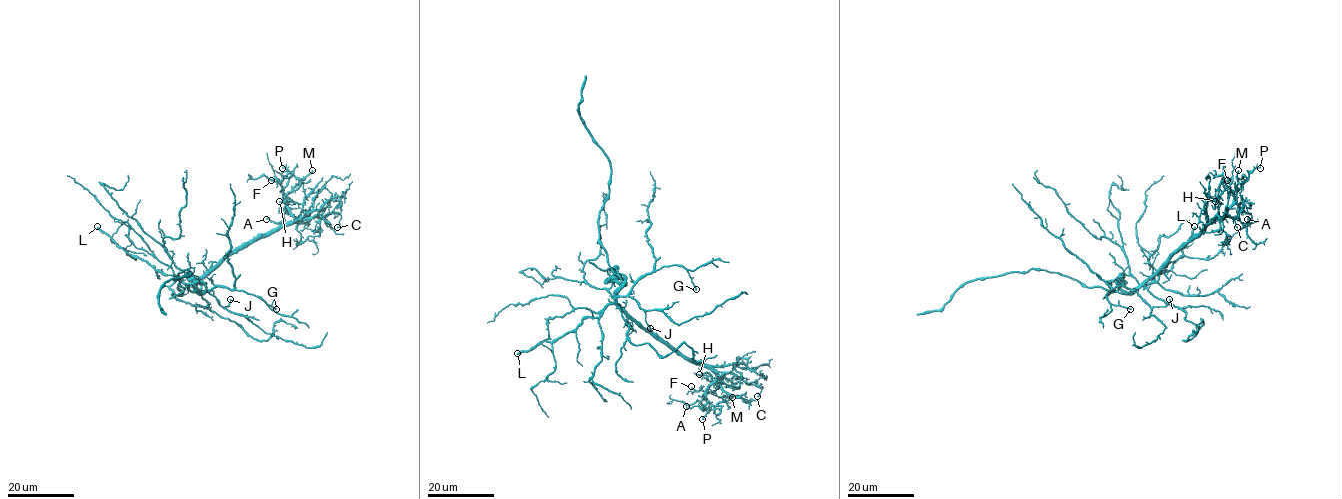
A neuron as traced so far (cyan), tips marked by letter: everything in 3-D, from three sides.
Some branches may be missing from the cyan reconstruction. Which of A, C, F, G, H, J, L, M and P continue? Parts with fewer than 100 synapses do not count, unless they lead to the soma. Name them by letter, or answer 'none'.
none

